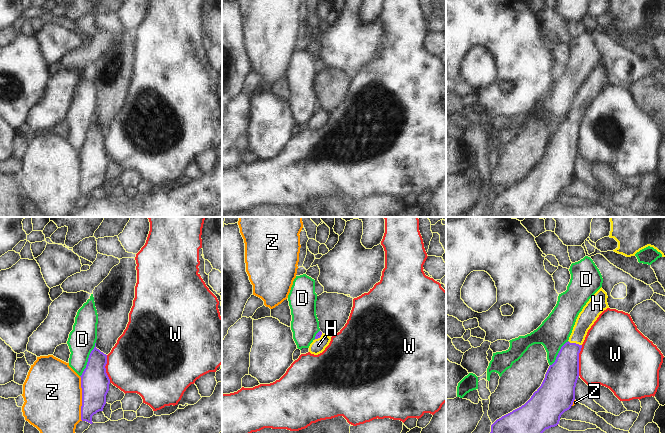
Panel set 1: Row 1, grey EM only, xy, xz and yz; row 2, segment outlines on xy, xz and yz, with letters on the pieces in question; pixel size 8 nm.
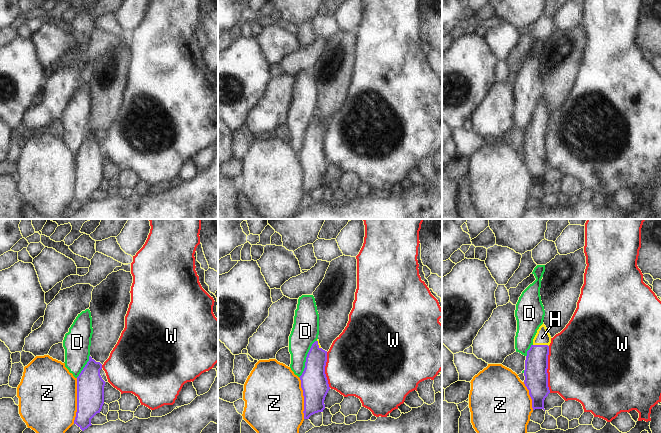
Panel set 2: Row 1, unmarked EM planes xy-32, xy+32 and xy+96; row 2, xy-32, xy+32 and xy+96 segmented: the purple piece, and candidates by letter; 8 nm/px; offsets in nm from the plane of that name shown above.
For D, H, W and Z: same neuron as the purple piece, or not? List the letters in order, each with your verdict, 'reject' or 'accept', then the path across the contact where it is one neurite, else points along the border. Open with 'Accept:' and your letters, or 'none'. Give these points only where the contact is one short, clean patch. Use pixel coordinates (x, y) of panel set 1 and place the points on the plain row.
Accept: H
D: reject; border xy (95, 118), (95, 122), (88, 132), (86, 143), (80, 152)
H: accept; way yz (564, 148), (569, 127), (575, 119), (586, 94)
W: reject; border yz (582, 121), (579, 127), (578, 151)
Z: reject; border xy (79, 152), (82, 196)

